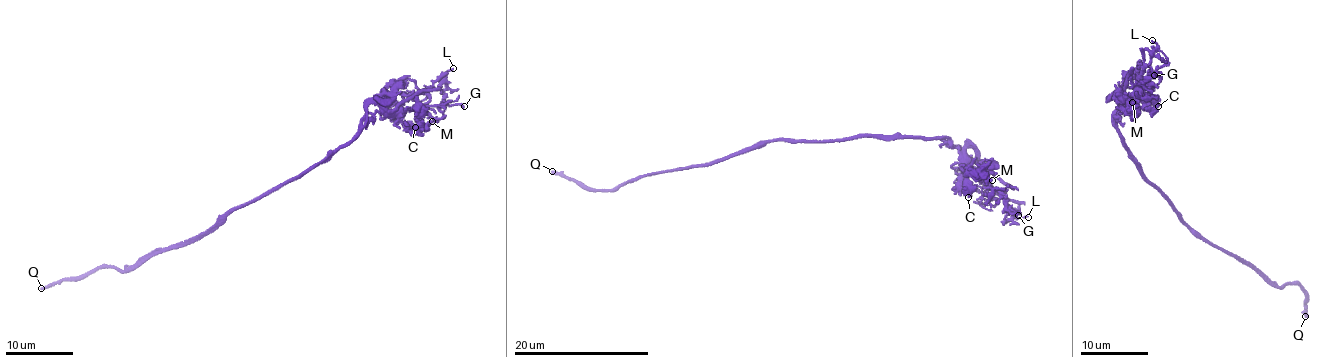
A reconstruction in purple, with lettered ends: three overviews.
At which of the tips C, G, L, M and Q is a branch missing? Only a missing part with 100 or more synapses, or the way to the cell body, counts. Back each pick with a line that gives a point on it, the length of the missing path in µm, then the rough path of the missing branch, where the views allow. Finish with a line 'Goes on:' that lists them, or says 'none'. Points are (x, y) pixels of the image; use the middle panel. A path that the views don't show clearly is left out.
Goes on: none

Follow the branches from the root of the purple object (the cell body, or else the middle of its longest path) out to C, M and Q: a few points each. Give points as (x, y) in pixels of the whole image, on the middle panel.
C: (803, 141), (878, 135), (947, 140), (959, 149), (967, 176), (968, 197)
M: (803, 141), (863, 136), (936, 137), (957, 147), (972, 166), (989, 168), (985, 175), (992, 180)
Q: (803, 141), (761, 142), (744, 152), (707, 164), (628, 180), (612, 190), (596, 191), (582, 187), (552, 171)

